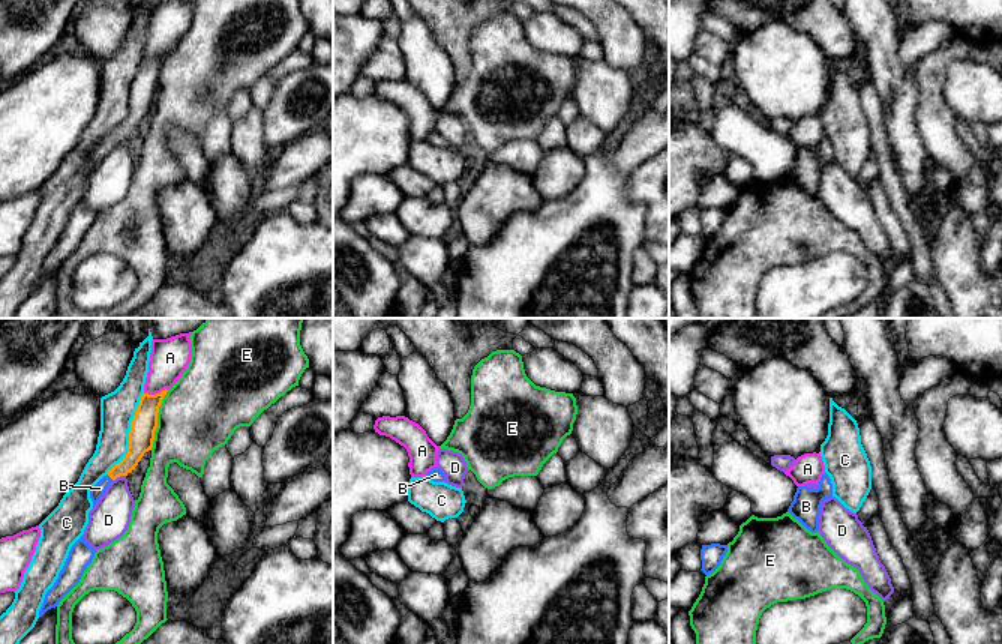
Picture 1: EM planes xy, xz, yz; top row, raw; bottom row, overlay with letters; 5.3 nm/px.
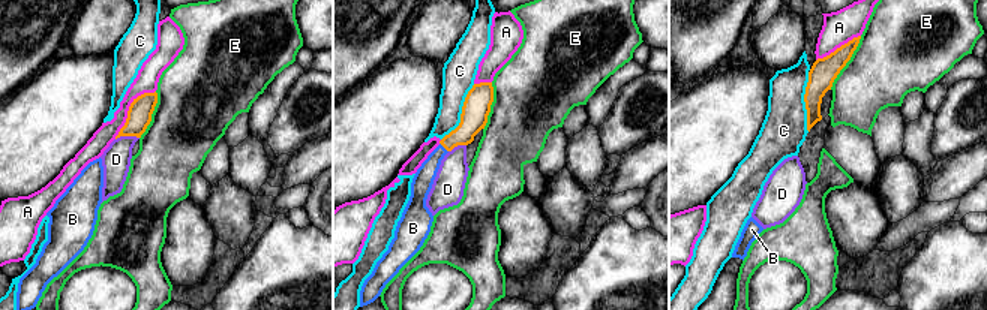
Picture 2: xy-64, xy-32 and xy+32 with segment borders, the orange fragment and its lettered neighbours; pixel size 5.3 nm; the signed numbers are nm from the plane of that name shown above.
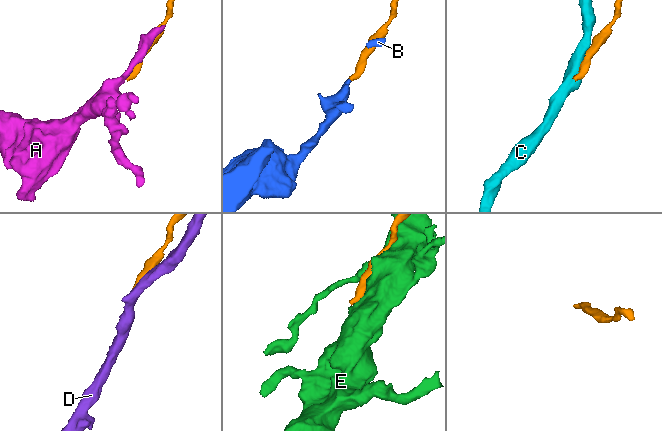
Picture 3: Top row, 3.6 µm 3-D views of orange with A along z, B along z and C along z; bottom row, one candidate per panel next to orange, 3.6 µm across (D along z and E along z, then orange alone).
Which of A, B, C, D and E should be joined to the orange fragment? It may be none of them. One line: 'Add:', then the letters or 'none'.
Add: B

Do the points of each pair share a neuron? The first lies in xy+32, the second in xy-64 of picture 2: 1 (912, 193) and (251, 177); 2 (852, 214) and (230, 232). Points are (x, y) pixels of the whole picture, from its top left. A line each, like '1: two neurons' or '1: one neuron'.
1: two neurons
2: two neurons

